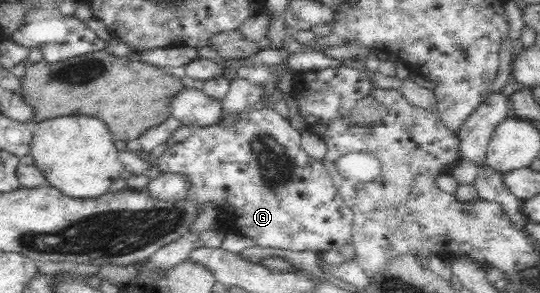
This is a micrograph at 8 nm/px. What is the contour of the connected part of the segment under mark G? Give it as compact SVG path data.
M265 107L263 110L249 109L239 114L235 124L226 126L222 124L207 126L207 127L192 127L192 134L184 142L178 143L175 146L169 146L165 149L165 152L161 154L156 160L155 165L160 174L181 174L187 177L189 181L189 190L185 194L185 198L196 203L200 207L201 213L203 208L207 205L219 210L218 216L220 233L224 235L235 234L253 239L259 246L265 246L269 248L280 248L283 250L296 250L297 252L305 252L305 250L311 250L317 254L322 252L338 249L340 246L348 244L353 238L353 219L354 212L345 204L341 198L332 178L327 171L327 168L323 165L322 160L316 160L308 156L301 146L300 132L293 129L290 126L290 122L287 122L285 118L281 118L273 107Z

